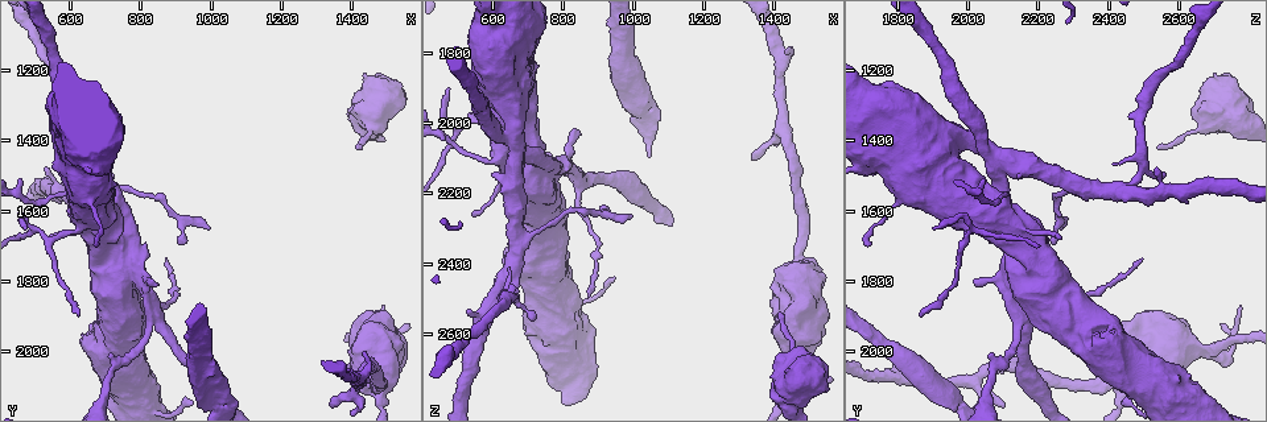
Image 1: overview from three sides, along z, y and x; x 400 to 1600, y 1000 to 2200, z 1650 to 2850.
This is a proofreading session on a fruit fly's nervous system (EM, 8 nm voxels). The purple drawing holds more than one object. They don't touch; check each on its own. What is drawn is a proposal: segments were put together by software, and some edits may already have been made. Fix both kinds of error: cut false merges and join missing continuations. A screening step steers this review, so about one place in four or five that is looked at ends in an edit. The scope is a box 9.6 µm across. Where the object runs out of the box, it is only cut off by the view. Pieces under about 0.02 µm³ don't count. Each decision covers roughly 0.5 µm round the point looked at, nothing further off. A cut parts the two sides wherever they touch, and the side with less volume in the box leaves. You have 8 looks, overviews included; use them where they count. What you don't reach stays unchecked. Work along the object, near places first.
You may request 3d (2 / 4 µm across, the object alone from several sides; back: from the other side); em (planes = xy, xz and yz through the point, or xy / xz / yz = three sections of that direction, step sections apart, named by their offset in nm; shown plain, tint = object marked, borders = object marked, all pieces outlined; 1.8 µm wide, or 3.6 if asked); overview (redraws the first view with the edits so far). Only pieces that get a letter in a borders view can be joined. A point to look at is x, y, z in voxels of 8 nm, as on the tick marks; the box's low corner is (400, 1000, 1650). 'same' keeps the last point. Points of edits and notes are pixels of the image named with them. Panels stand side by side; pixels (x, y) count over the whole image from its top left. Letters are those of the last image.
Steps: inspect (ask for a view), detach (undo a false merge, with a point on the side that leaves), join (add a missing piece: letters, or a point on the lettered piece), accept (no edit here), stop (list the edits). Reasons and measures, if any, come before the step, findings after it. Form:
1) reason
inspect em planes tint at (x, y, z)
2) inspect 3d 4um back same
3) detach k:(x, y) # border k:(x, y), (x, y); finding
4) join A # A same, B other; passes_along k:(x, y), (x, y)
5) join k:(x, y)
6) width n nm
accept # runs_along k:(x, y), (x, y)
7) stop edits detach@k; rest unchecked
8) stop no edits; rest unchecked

branch stops here
inspect em planes plain at (960, 2140, 1890)

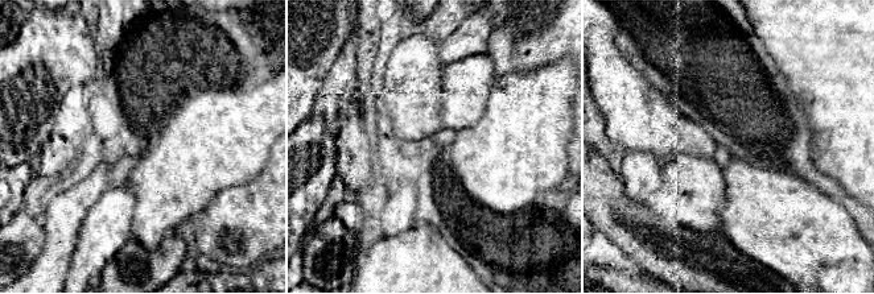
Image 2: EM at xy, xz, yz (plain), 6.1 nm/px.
with the object marked
inspect em planes tint same

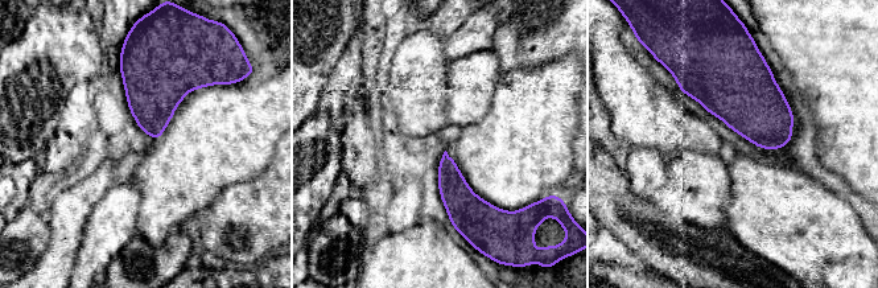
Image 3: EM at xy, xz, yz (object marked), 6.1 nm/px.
see the neighbours
inspect em planes borders same

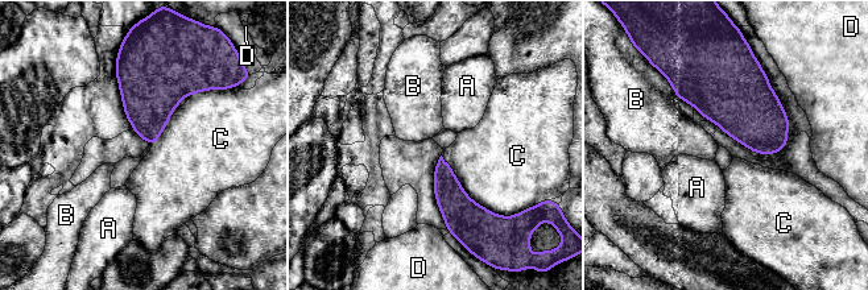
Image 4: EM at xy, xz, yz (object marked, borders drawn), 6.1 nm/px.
accept # A other, B other, C other, D other; border 4:(441, 156), (463, 190), (497, 215); none of them fits

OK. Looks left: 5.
branch stops here
inspect em yz step 8 tint at (870, 1730, 2500)

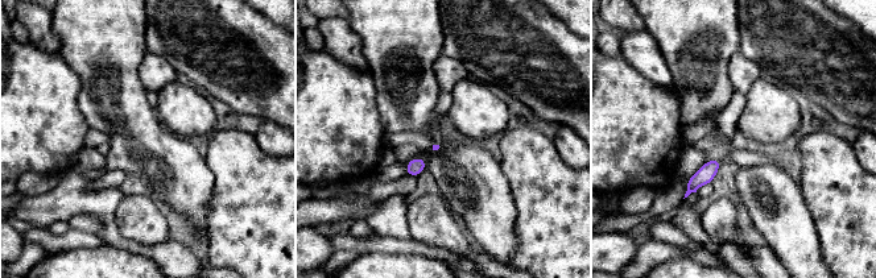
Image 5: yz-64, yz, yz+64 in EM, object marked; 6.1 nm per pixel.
inspect em planes borders same

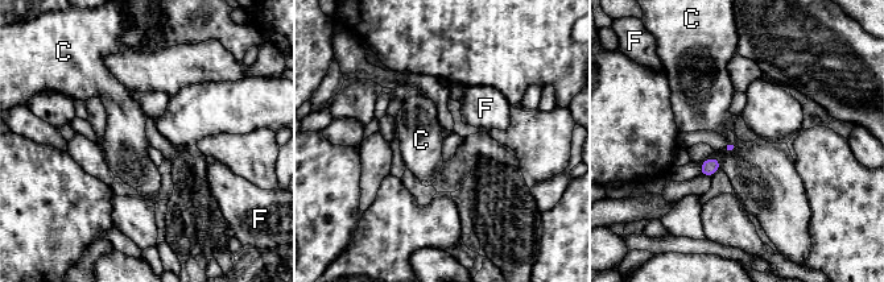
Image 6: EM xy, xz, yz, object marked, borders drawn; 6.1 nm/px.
accept # C other, F other; border 6:(721, 160), (706, 158), (698, 174); none of them fits

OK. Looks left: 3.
sharp bend
inspect 3d 4um at (660, 1400, 2030)

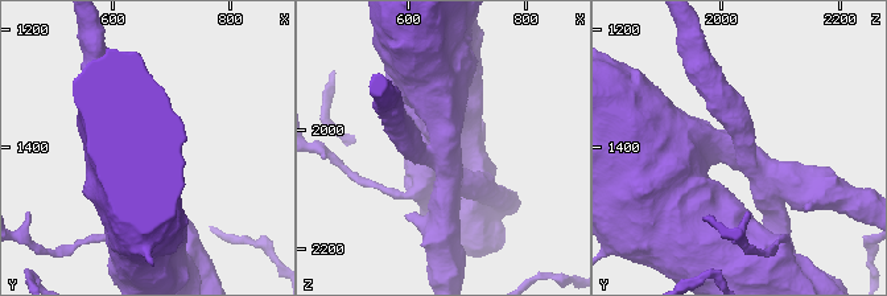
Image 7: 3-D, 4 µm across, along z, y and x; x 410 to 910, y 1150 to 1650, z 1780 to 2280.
arms 3; arm_widths 320, 380, 600 nm
inspect em xy step 4 tint at (665, 1405, 2035)

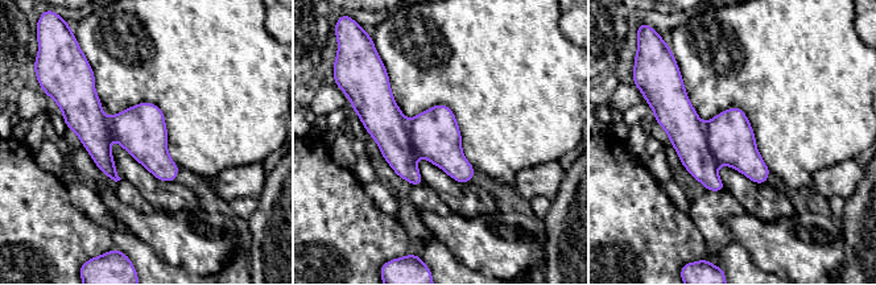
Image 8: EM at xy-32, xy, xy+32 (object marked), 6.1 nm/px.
inspect em planes borders same

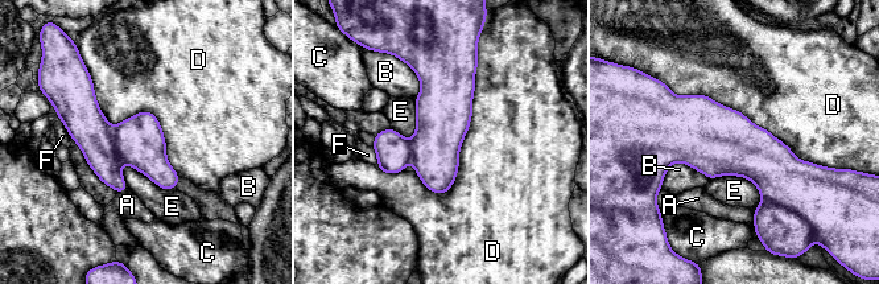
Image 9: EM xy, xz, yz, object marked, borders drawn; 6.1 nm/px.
width 320 nm
accept # A other, B other, C other, D other, E other, F other; border 9:(478, 60), (457, 177), (433, 193); continuous, no second neuron

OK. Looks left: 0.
stop no edits; rest unchecked

